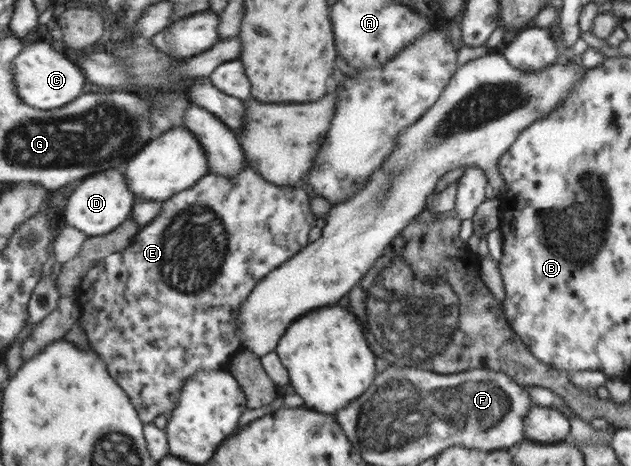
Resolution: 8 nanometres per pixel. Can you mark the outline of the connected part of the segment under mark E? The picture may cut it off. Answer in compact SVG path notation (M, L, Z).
M246 161L244 168L236 176L225 177L218 173L206 174L193 187L165 201L159 217L155 219L153 224L149 224L143 228L134 237L132 244L127 249L115 252L113 255L103 258L94 266L90 266L88 274L82 279L81 285L82 297L80 301L84 305L89 303L103 304L105 305L105 310L111 307L114 310L119 309L121 311L123 305L125 307L132 307L135 306L135 301L143 301L143 315L141 317L97 317L96 315L84 313L81 317L81 324L85 327L86 333L89 335L90 344L93 346L93 349L102 354L115 381L118 381L123 386L123 389L130 394L130 400L134 402L135 409L139 411L139 418L143 419L144 423L153 424L153 421L159 415L167 415L169 417L175 412L175 408L177 408L179 395L187 380L203 370L221 370L226 368L232 361L232 358L244 349L243 340L238 334L238 329L240 328L238 317L240 317L240 313L242 312L243 304L262 279L268 277L271 272L281 267L286 261L293 259L302 249L305 249L310 244L309 235L311 235L311 229L317 225L315 213L311 209L311 196L306 187L281 186L267 181L258 170L253 169L248 161Z

